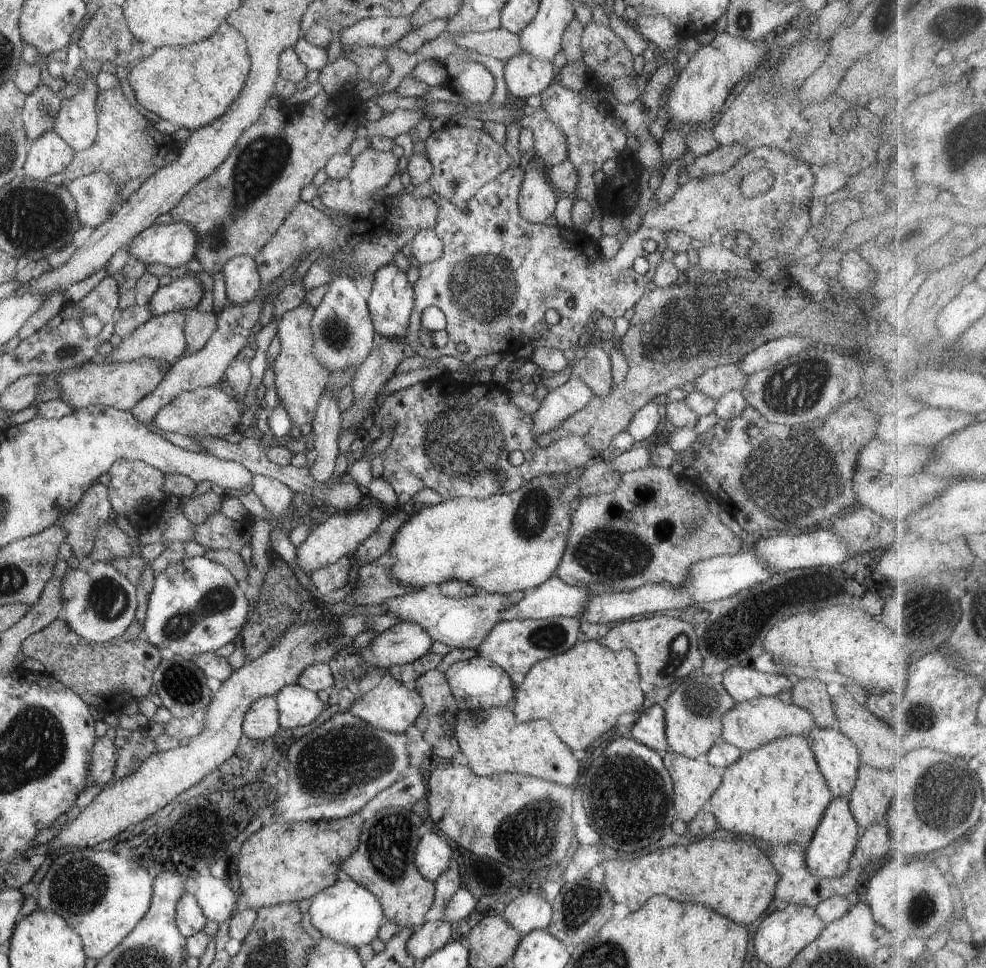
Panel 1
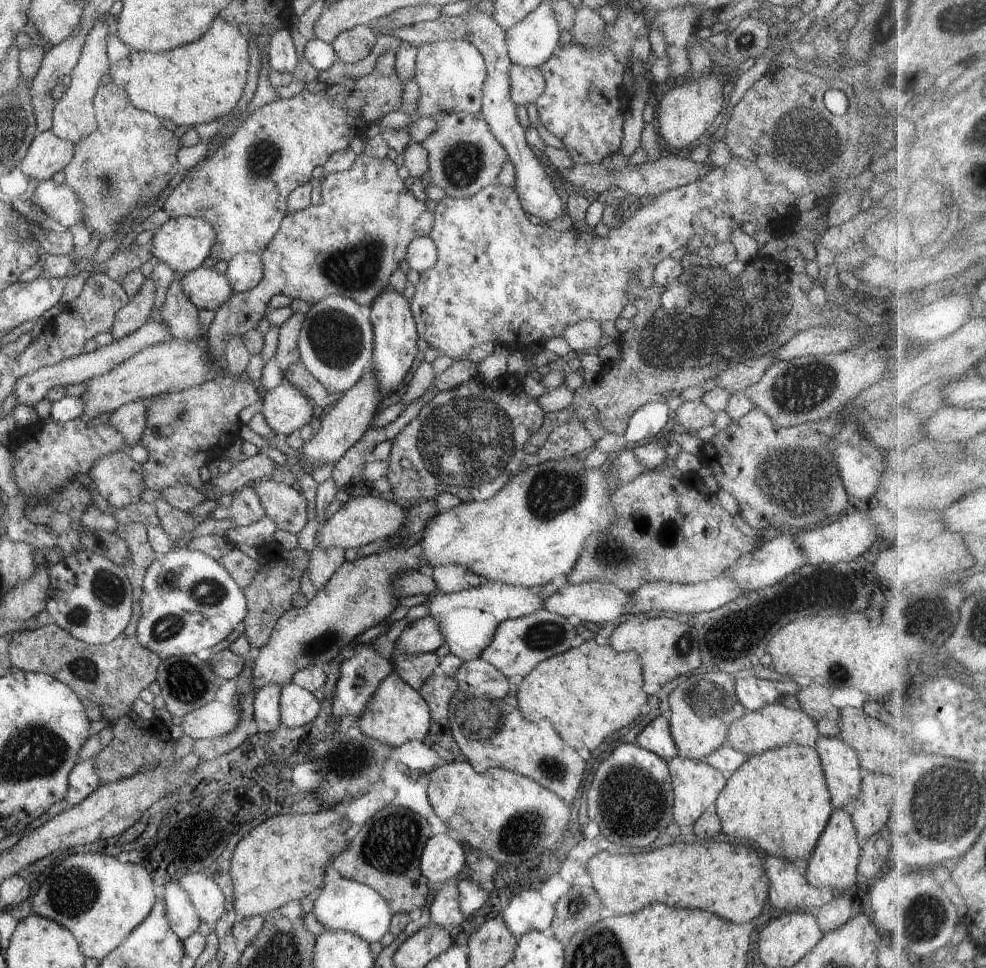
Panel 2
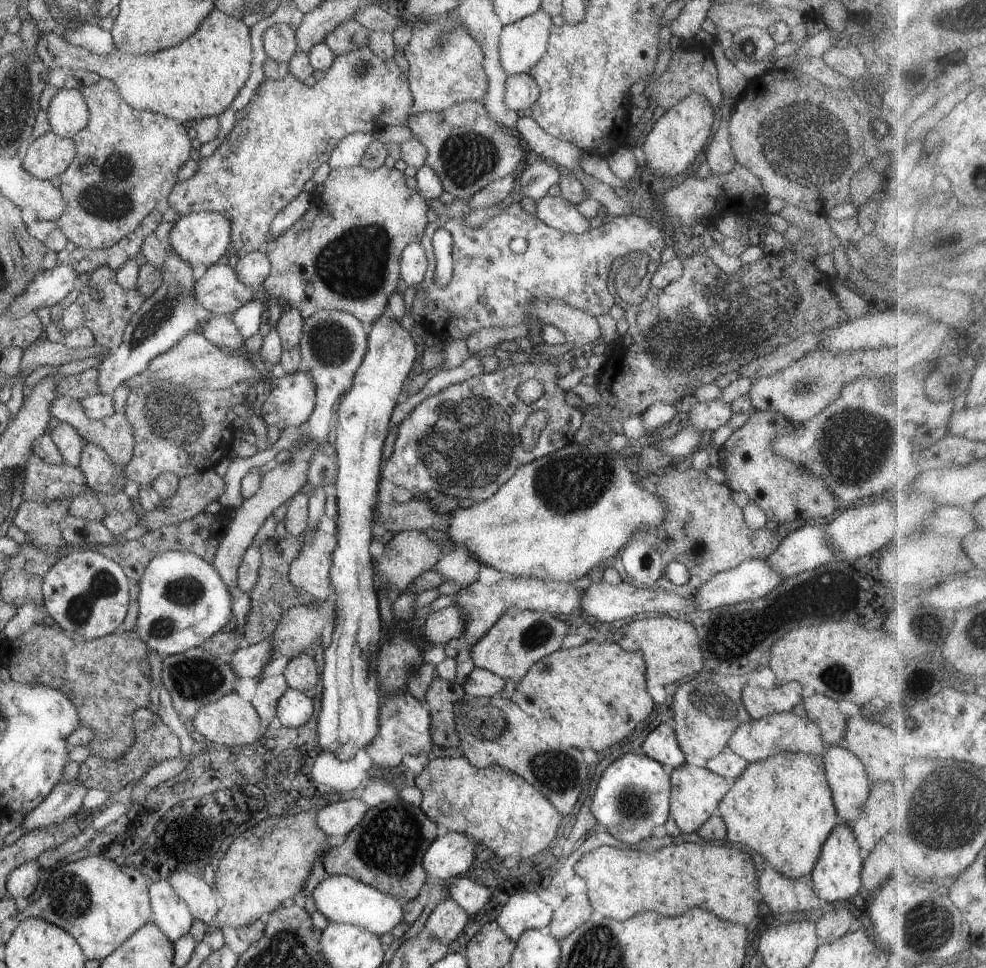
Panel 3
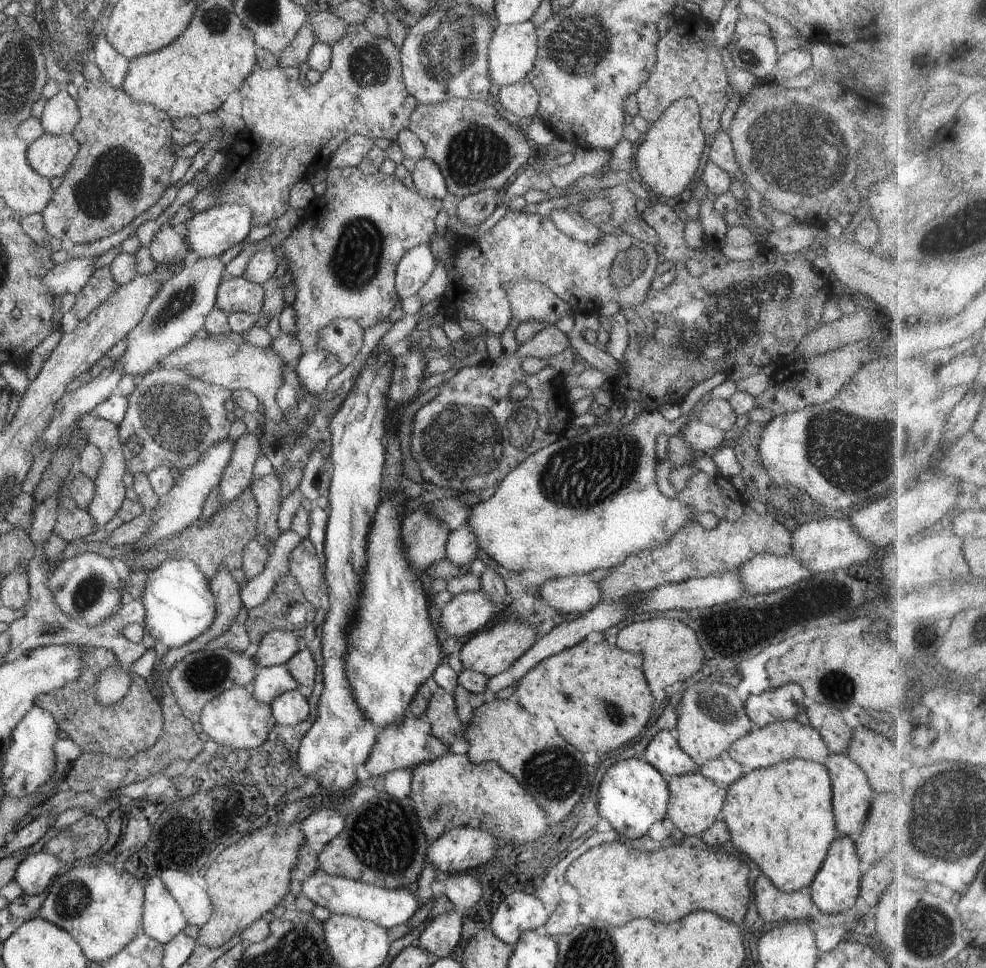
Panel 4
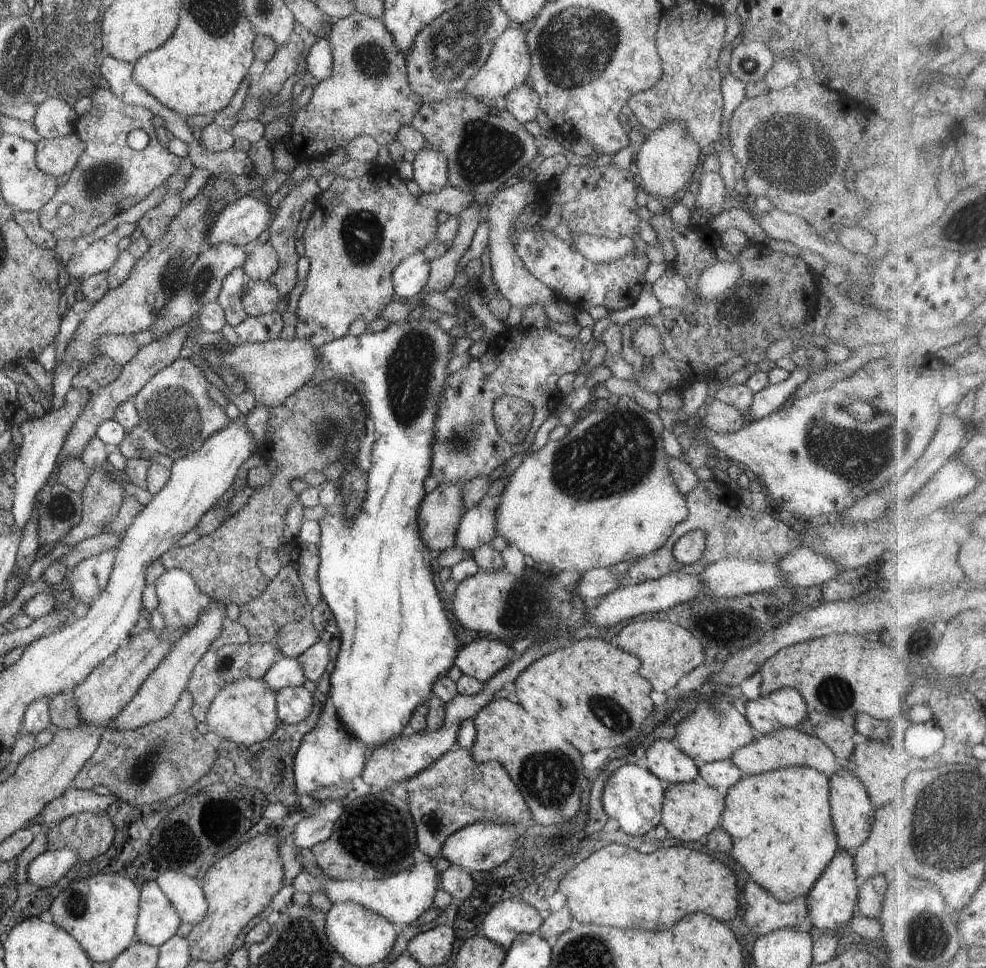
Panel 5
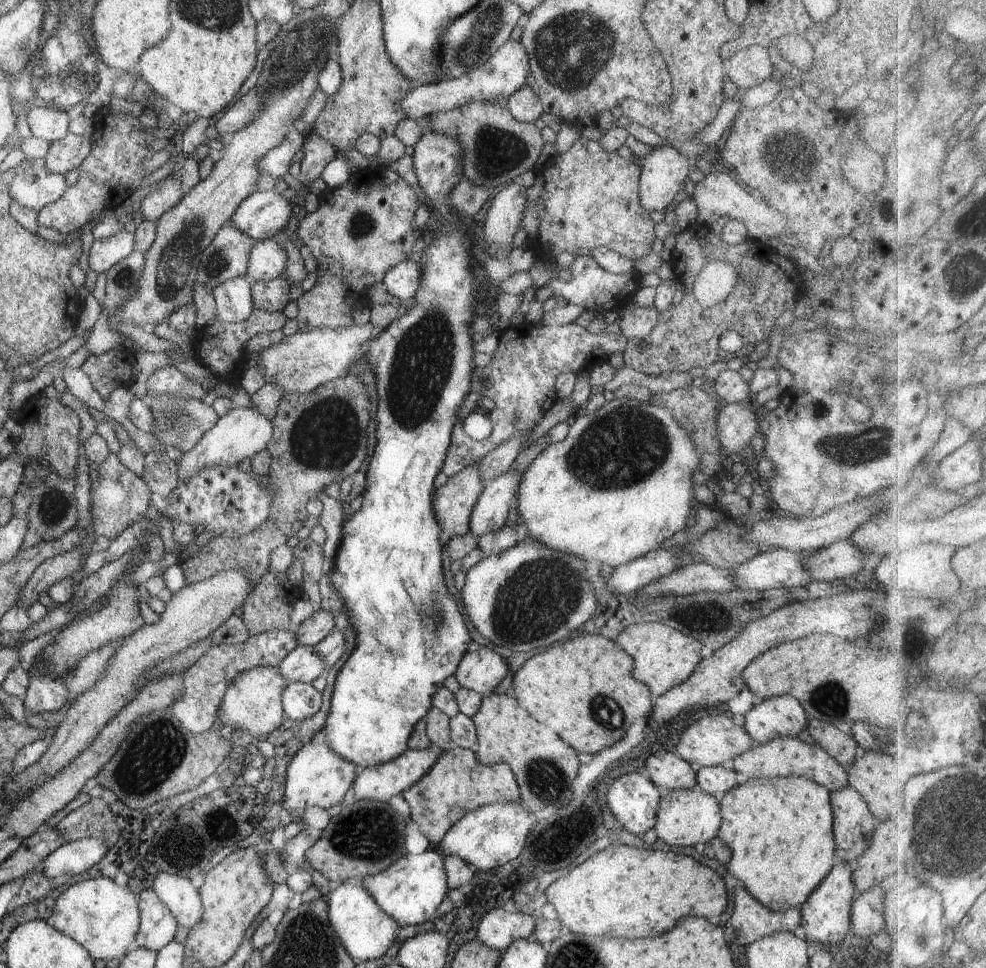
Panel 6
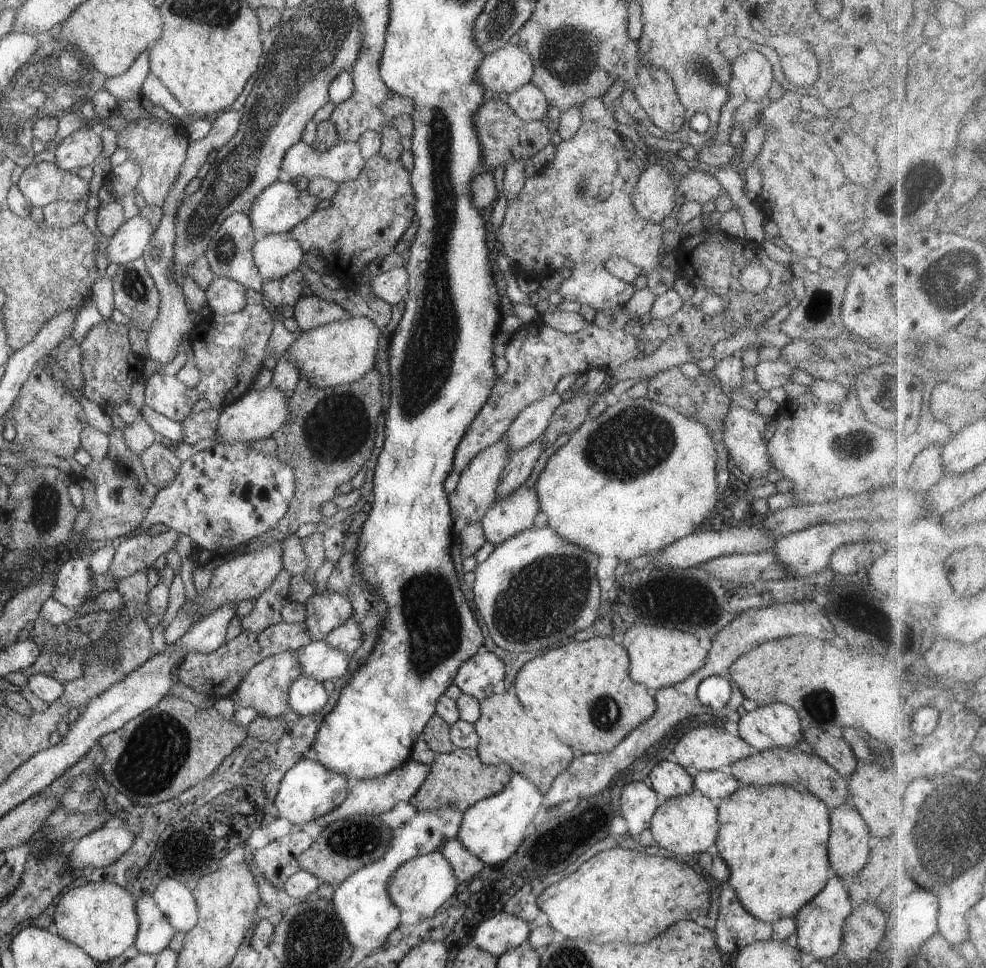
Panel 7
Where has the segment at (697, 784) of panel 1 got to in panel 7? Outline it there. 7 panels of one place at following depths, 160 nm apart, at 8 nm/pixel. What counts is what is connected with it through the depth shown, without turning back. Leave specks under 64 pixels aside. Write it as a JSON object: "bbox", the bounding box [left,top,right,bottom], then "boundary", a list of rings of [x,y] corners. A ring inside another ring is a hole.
{"bbox":[651,789,719,854],"boundary":[[[698,789],[690,794],[666,799],[651,818],[653,839],[674,854],[700,854],[714,846],[719,829],[717,807]]]}

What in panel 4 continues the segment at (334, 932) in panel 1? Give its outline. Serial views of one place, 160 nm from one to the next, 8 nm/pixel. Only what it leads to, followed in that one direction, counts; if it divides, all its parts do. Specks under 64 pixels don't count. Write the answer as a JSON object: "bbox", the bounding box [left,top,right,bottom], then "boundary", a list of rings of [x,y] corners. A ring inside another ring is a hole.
{"bbox":[301,870,420,930],"boundary":[[[323,870],[310,875],[301,886],[301,891],[315,905],[328,908],[332,915],[348,915],[376,923],[386,930],[398,924],[408,923],[414,912],[420,908],[414,895],[416,884],[410,883],[402,889],[385,889],[346,877],[337,877]]]}

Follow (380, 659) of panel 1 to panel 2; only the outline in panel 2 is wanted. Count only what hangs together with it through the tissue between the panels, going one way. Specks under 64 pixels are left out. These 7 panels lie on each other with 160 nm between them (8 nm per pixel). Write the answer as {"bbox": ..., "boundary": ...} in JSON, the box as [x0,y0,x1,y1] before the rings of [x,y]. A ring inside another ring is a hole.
{"bbox":[395,616,444,654],"boundary":[[[427,616],[411,621],[395,642],[395,651],[402,650],[404,654],[427,654],[438,650],[444,645],[444,636],[434,616]]]}

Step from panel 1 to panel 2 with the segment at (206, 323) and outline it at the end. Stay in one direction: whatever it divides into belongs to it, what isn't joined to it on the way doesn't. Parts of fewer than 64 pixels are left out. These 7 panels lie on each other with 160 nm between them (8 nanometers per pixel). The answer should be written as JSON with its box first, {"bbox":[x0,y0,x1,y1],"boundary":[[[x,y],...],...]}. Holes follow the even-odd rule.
{"bbox":[160,273,203,341],"boundary":[[[176,273],[174,276],[167,288],[166,302],[162,304],[160,314],[164,316],[173,338],[203,341],[202,326],[198,318],[199,310],[182,290],[184,275]]]}

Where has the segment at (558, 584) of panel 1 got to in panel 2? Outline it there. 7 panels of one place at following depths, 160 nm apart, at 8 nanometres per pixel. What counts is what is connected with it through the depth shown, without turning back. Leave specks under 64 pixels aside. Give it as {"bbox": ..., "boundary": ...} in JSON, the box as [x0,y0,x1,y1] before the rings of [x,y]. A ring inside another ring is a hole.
{"bbox":[544,581,632,623],"boundary":[[[590,581],[578,585],[566,583],[558,592],[546,598],[544,609],[574,622],[606,623],[626,614],[624,610],[630,606],[632,593],[632,591],[622,590],[621,587],[609,581]]]}

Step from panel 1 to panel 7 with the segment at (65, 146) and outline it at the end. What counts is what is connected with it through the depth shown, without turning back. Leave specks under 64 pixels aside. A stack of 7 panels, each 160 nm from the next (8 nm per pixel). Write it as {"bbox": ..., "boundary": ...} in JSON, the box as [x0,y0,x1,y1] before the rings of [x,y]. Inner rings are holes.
{"bbox":[55,128,102,172],"boundary":[[[84,128],[69,134],[55,150],[55,163],[63,170],[77,172],[83,166],[94,165],[102,152],[99,129]]]}

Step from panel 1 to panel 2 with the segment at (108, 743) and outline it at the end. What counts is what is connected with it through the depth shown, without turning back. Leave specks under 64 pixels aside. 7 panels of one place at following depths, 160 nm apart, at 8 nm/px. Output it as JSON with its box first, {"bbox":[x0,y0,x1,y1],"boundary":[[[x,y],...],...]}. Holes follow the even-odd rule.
{"bbox":[64,757,100,808],"boundary":[[[94,757],[79,760],[78,766],[74,766],[73,773],[69,775],[69,793],[64,798],[68,808],[85,800],[100,786],[100,779],[96,774],[96,766],[94,766]]]}

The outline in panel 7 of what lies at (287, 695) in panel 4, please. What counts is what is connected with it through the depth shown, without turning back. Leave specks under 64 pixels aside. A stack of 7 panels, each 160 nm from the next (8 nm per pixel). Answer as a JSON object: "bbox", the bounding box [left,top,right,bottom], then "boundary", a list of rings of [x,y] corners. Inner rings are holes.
{"bbox":[288,675,329,715],"boundary":[[[300,675],[290,685],[288,704],[296,714],[309,715],[322,710],[329,696],[321,682]]]}

